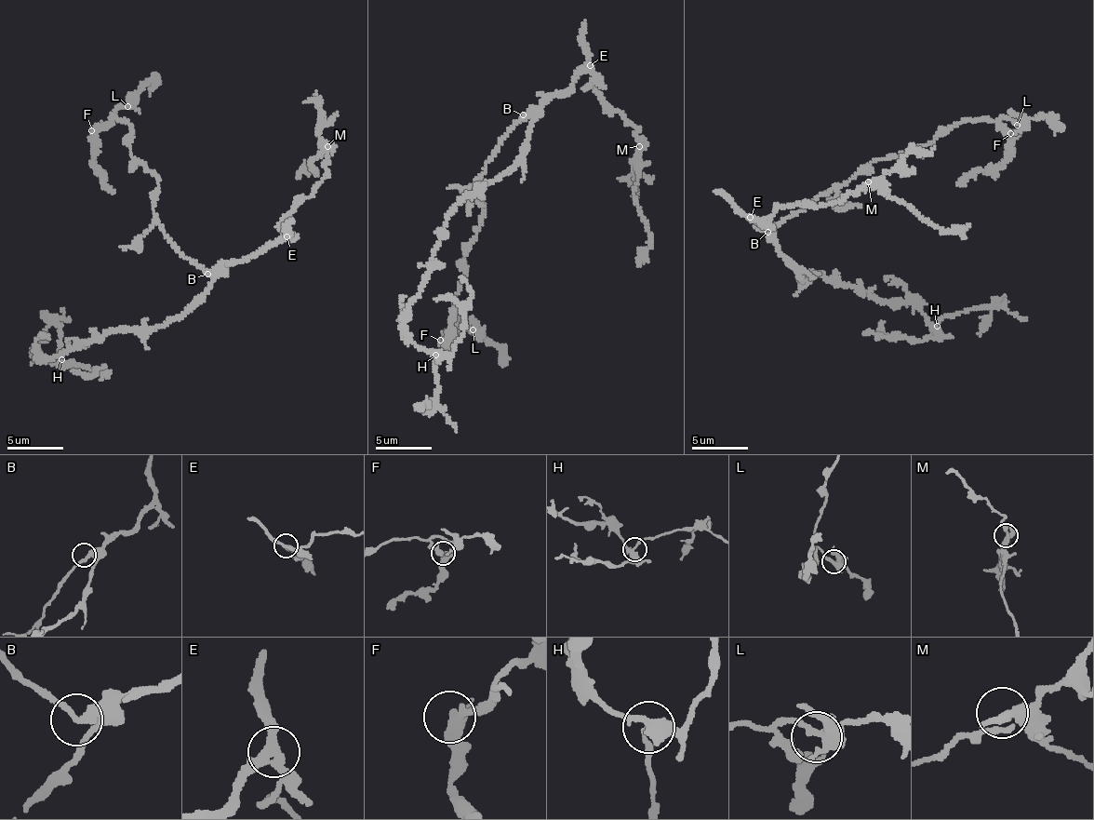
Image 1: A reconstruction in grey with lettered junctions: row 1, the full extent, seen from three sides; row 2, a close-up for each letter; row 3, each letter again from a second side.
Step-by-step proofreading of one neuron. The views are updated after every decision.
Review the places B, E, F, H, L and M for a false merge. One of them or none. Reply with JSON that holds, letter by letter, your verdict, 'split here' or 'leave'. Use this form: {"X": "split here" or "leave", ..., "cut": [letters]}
{"B": "leave", "E": "leave", "F": "leave", "H": "leave", "L": "leave", "M": "leave", "cut": []}

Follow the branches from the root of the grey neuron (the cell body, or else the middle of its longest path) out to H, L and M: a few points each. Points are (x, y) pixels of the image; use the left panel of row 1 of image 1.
H: (208, 288), (202, 302), (162, 325), (123, 326), (50, 358), (37, 355), (51, 362), (61, 359)
L: (208, 288), (215, 276), (183, 256), (153, 213), (157, 179), (131, 154), (127, 122), (111, 116), (127, 106)
M: (208, 288), (218, 271), (286, 237), (281, 223), (311, 195), (326, 170), (327, 146)

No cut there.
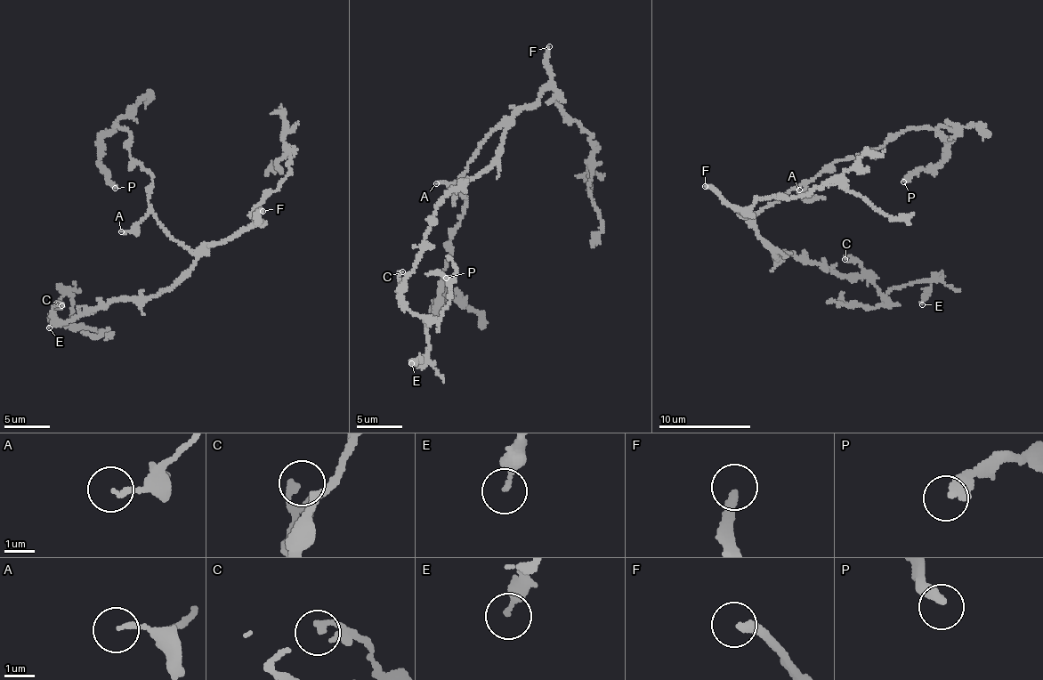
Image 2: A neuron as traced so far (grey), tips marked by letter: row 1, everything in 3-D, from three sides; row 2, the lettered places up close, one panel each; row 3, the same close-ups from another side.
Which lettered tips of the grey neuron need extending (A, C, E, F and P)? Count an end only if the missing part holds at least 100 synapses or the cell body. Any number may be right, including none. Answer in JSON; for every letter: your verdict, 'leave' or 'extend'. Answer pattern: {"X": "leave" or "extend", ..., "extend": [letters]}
{"A": "leave", "C": "leave", "E": "leave", "F": "extend", "P": "leave", "extend": ["F"]}

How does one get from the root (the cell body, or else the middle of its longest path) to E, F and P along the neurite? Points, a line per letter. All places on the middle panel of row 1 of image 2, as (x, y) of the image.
E: (503, 137), (488, 168), (447, 193), (406, 280), (402, 302), (426, 319), (429, 340), (429, 355), (411, 363)
F: (503, 137), (505, 128), (514, 115), (523, 109), (533, 106), (550, 78), (549, 46)
P: (503, 137), (501, 126), (468, 164), (460, 190), (464, 214), (450, 238), (436, 312), (446, 278)

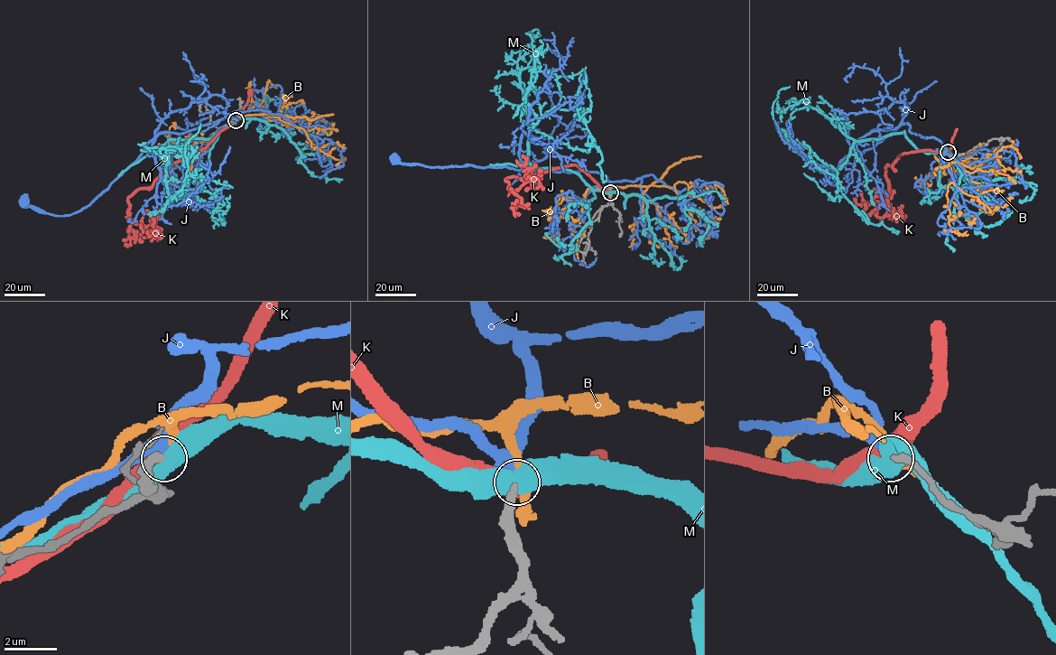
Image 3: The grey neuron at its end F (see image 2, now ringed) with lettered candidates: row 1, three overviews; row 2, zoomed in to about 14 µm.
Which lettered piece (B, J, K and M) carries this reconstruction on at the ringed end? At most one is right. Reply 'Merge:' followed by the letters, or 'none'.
Merge: J

